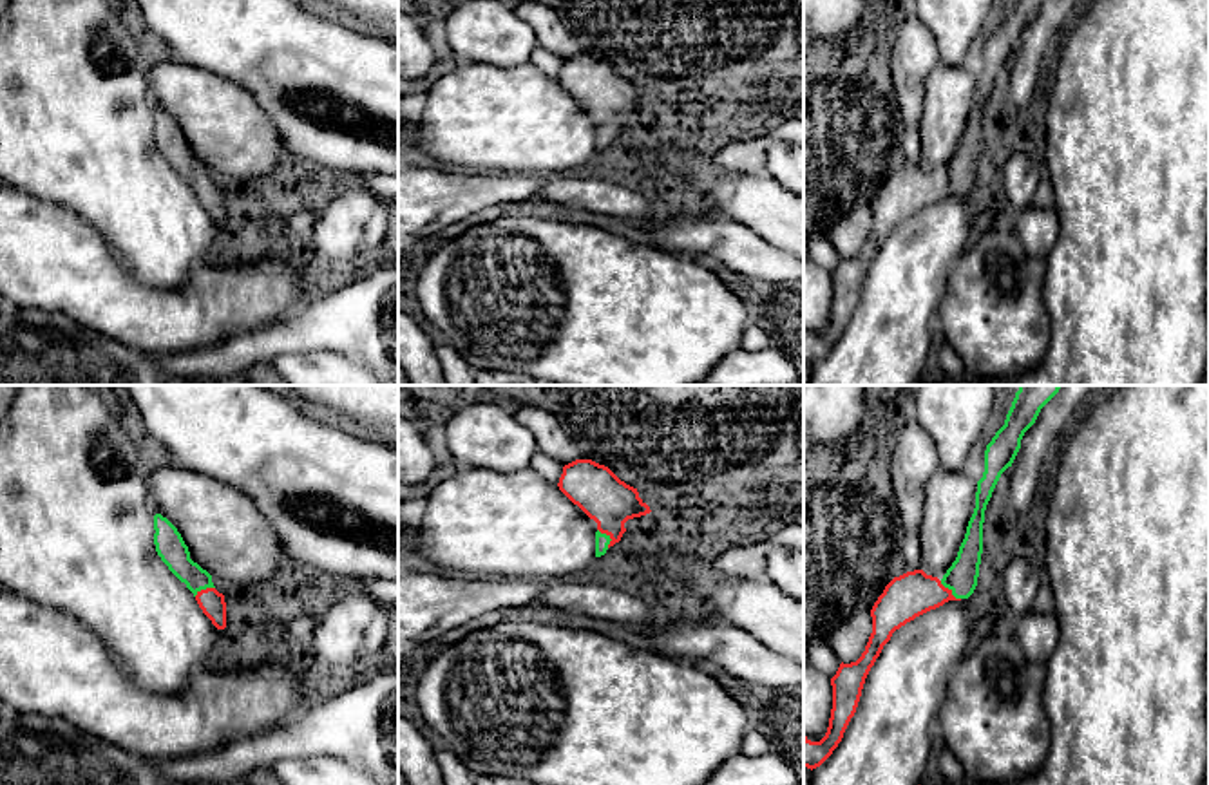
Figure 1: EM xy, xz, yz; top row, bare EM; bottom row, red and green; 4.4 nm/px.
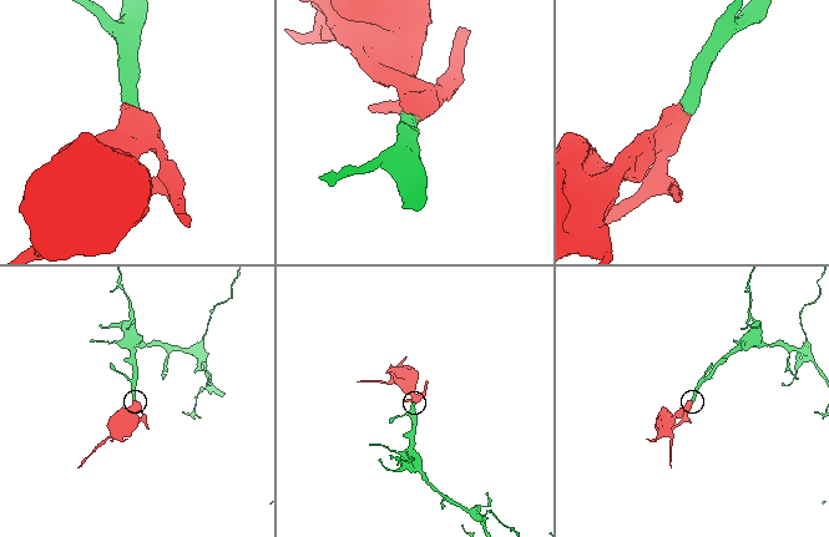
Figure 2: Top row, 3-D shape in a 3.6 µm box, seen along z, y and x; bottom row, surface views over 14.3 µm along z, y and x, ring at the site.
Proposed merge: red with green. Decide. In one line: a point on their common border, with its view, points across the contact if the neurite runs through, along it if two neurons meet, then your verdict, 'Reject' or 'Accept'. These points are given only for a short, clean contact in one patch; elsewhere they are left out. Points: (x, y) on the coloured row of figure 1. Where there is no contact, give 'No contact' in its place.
Touches red at yz (951, 592). Path across: yz (913, 594), (951, 592), (961, 577). Accept

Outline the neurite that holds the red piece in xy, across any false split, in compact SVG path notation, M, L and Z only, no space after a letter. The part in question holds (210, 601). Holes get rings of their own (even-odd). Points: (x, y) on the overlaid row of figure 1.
M161 514L154 515L154 544L168 570L194 593L203 613L217 629L226 628L226 602L212 582L212 575L190 559L177 528Z

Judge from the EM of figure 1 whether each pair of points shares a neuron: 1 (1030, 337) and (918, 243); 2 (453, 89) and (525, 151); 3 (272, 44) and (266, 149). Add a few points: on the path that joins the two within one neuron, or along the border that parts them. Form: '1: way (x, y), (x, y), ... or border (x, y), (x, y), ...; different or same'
1: border (967, 248), (951, 272), (949, 284), (936, 310); different
2: way (471, 107), (480, 116), (491, 116), (507, 132); same
3: border (241, 85), (292, 154); different

